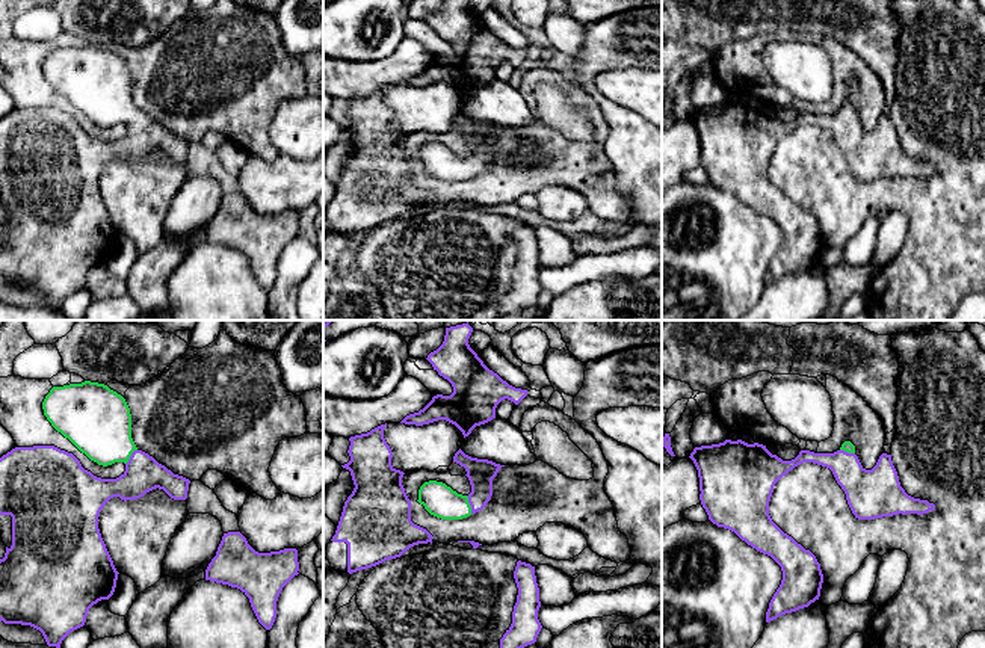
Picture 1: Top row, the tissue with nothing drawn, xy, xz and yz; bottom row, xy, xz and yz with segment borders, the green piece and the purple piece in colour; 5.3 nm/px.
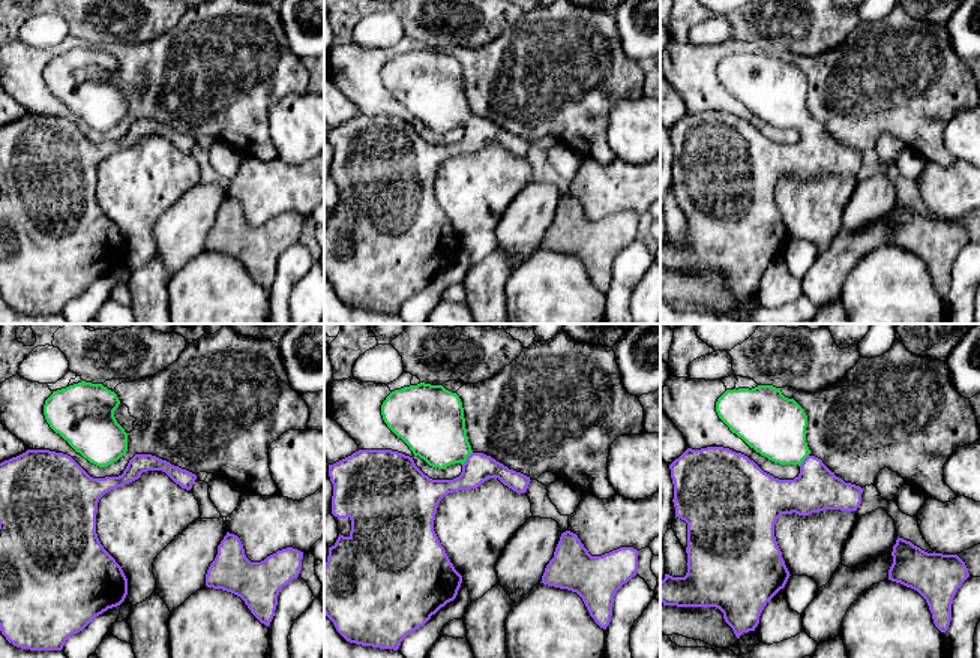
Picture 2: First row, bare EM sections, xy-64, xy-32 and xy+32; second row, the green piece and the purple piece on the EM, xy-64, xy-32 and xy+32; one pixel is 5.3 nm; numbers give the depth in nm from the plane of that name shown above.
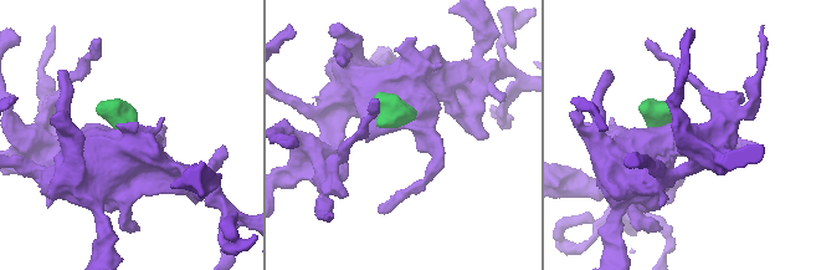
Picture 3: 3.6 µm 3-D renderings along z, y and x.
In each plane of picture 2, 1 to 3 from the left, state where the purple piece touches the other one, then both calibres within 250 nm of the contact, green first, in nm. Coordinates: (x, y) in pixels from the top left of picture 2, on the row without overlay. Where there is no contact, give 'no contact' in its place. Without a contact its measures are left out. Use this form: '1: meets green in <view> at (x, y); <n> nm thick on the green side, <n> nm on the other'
1: no contact
2: meets green in xy-32 at (465, 123); 340 nm thick on the green side, 150 nm on the other
3: meets green in xy+32 at (803, 123); 340 nm thick on the green side, 240 nm on the other

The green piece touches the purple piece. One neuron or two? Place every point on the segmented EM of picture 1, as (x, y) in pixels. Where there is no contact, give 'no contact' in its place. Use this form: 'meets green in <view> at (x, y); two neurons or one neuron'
meets green in xz at (469, 505); one neuron

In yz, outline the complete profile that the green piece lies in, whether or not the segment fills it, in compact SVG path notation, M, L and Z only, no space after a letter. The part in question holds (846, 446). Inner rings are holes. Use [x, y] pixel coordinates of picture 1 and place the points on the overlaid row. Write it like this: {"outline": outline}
{"outline": "M725 440L695 447L689 458L698 470L699 500L709 520L734 532L781 566L783 580L769 603L766 622L808 607L819 600L823 583L816 556L784 533L769 515L775 483L795 467L813 462L829 468L858 520L935 511L934 503L905 492L891 455L882 453L876 465L866 470L851 441L834 453L801 450L795 459L783 461L763 444Z"}

